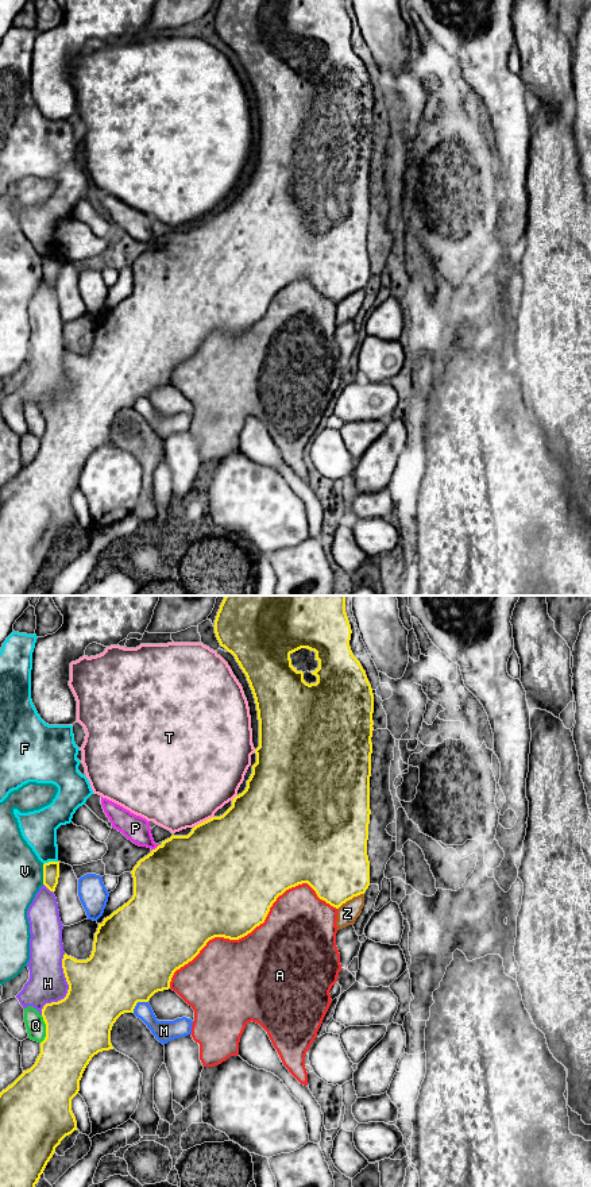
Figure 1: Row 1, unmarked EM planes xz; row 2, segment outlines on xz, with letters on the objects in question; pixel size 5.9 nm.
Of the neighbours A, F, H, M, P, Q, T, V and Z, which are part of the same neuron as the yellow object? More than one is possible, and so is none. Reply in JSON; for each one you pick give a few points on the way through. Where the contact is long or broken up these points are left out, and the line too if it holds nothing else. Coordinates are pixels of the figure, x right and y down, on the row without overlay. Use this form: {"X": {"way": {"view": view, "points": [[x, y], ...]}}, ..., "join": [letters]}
{"join": []}

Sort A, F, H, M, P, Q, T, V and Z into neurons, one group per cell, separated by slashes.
A Z / F / H / M / P / Q / T / V

